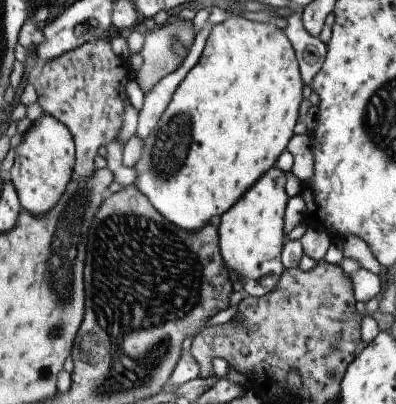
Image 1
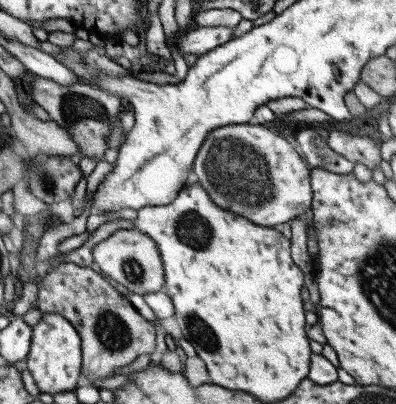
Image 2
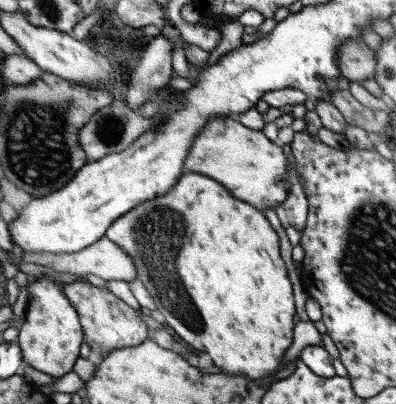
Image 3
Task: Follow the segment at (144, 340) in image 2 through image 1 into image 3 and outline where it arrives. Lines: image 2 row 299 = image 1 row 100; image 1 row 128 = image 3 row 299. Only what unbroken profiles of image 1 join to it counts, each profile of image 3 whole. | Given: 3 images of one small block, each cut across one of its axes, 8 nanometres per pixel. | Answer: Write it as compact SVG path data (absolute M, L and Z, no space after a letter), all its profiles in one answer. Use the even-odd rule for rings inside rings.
M77 278L73 284L61 284L61 282L57 284L63 288L67 300L75 308L85 340L87 344L91 344L91 352L105 356L119 348L131 348L131 346L143 344L143 340L151 338L151 330L141 322L141 318L137 316L137 310L131 310L127 304L123 304L119 298L107 292L107 288L95 288L81 278Z

